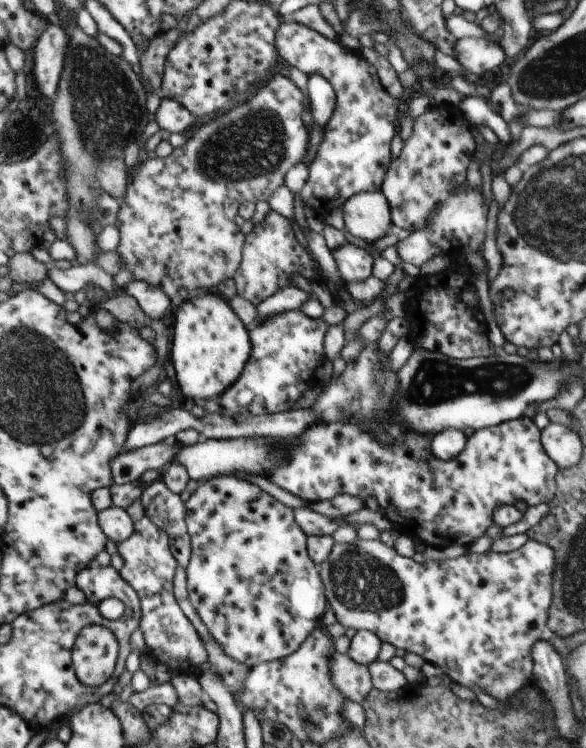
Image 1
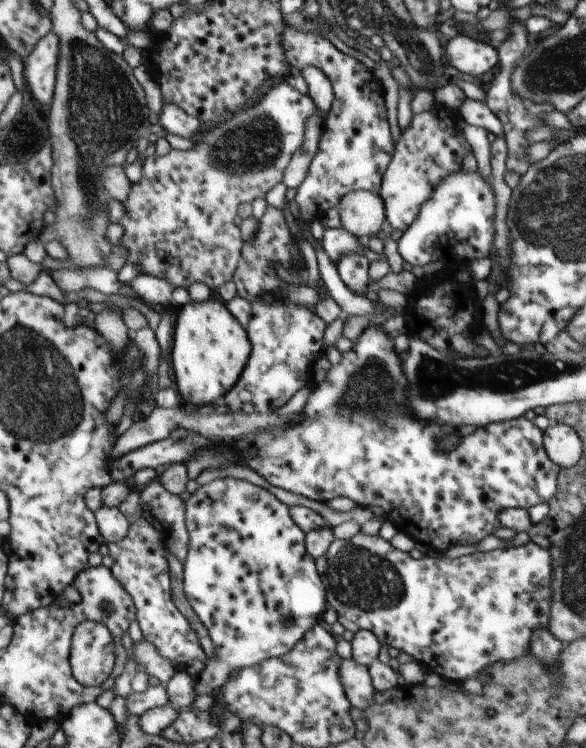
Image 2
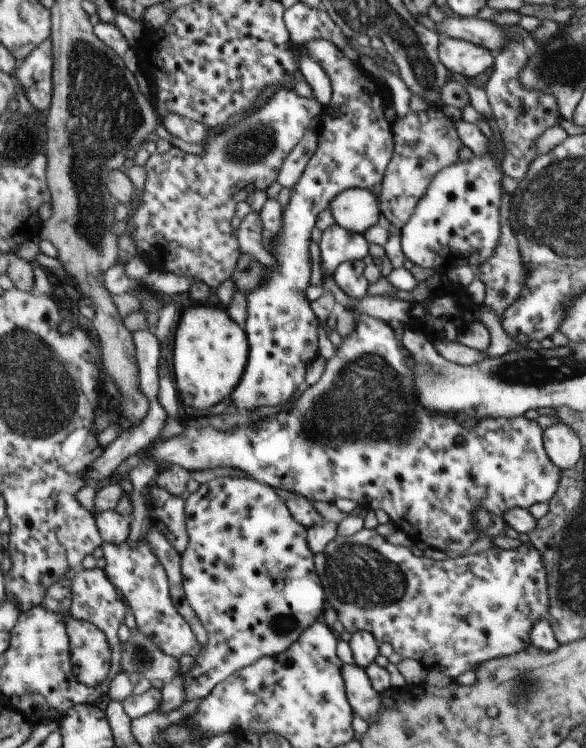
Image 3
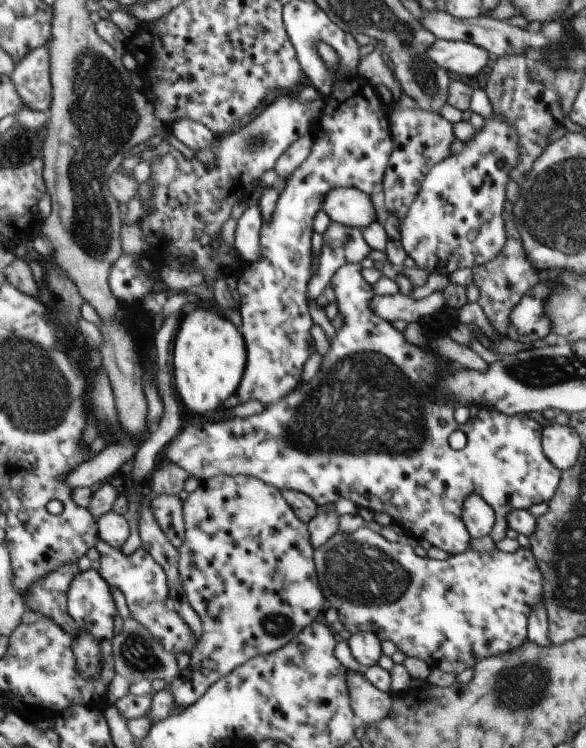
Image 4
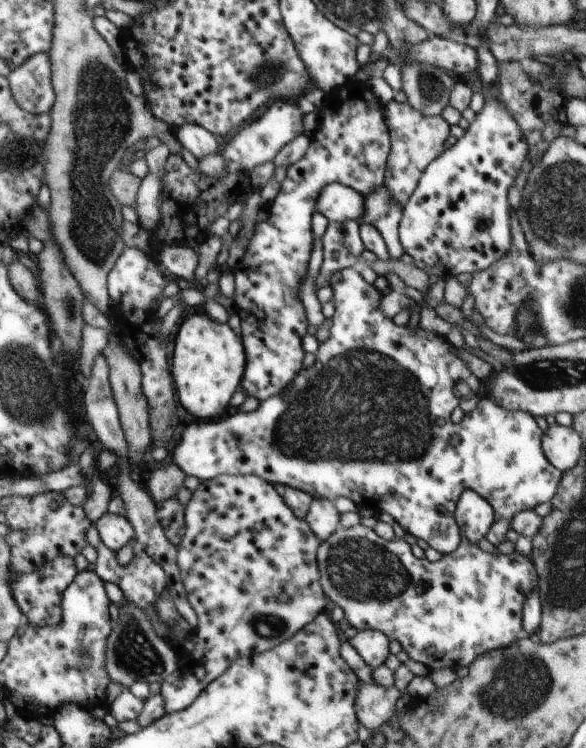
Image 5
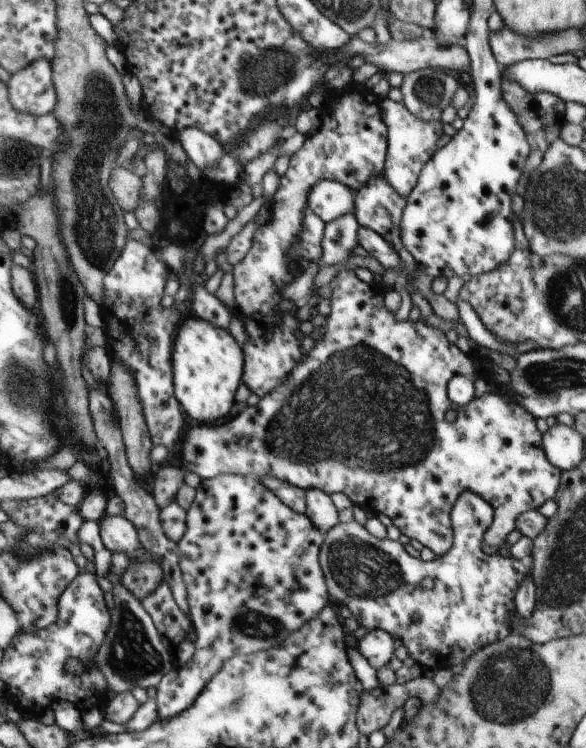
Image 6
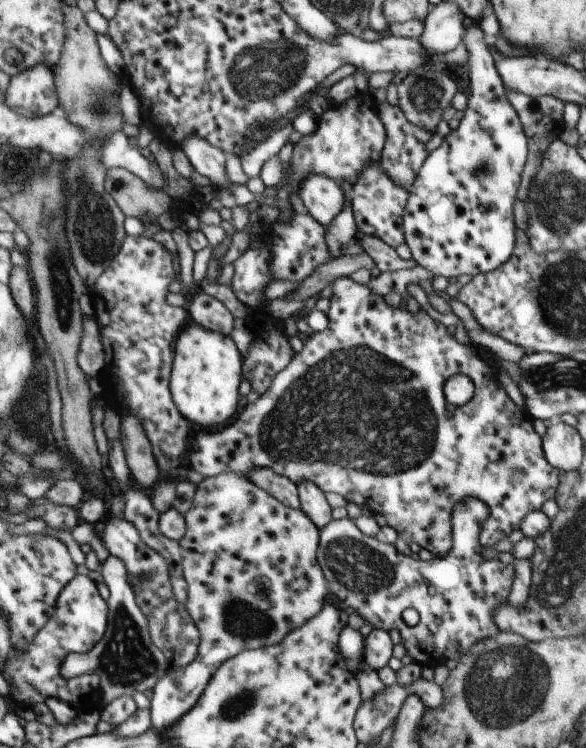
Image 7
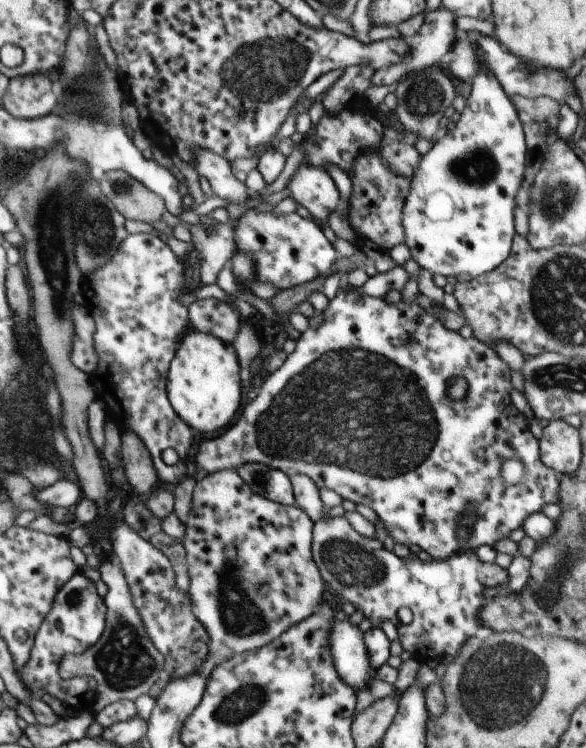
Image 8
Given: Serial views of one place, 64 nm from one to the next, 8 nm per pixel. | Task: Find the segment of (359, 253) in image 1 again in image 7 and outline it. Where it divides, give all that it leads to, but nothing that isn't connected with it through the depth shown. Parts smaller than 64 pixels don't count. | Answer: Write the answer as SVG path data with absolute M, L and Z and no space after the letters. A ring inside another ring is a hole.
M342 276L336 278L331 283L332 294L331 294L331 310L328 311L328 328L325 330L314 332L311 335L310 340L306 342L304 348L302 348L301 352L296 353L296 358L292 360L290 364L288 364L288 368L284 368L282 372L275 379L272 379L272 386L268 388L264 394L261 394L253 403L248 403L242 413L236 417L236 422L232 422L232 424L225 425L224 428L217 429L216 432L207 432L207 431L198 431L200 434L196 434L194 438L194 442L192 442L192 446L188 446L188 461L187 467L192 470L196 470L196 472L200 473L204 478L212 478L213 476L218 476L220 473L227 472L235 472L243 475L250 474L254 468L270 468L270 470L274 470L274 474L278 474L278 476L285 476L288 480L294 482L294 484L298 484L298 482L313 482L316 483L316 486L322 490L324 493L339 493L348 503L354 503L358 505L360 508L363 506L368 508L370 511L374 513L374 515L382 515L386 518L386 522L388 523L388 527L392 527L396 533L398 533L398 538L401 538L406 542L406 544L410 545L412 543L418 544L422 549L427 549L432 553L433 557L446 557L450 552L452 552L452 548L454 548L454 524L453 524L453 516L454 516L454 506L459 506L462 504L464 500L468 500L470 498L480 500L489 511L488 519L481 524L481 530L479 535L479 544L482 547L493 547L498 540L502 540L502 538L509 538L508 534L512 532L512 528L514 530L518 529L518 524L522 524L522 521L528 514L533 511L541 511L543 504L546 501L553 500L558 495L558 487L560 485L559 476L561 472L557 468L553 468L550 464L548 464L544 454L542 454L542 446L540 446L540 436L534 432L534 428L532 428L532 424L528 422L528 416L522 416L522 410L518 408L518 406L514 406L512 404L512 400L508 398L508 394L506 394L506 390L504 390L503 386L499 383L498 374L502 370L502 367L496 362L496 357L484 347L475 345L470 342L468 344L462 344L458 342L458 335L456 331L453 331L449 328L449 326L444 326L441 323L435 322L428 316L426 311L420 310L416 312L416 314L411 314L410 311L402 310L399 307L388 306L385 301L385 297L382 297L378 294L374 294L367 285L358 284L358 282L354 282L352 278L349 276ZM456 374L464 374L468 376L470 380L472 380L472 385L474 386L474 395L472 399L464 405L452 407L446 401L446 396L444 396L444 386L446 380L455 376ZM386 408L388 408L388 412L392 410L394 414L398 414L398 418L400 418L400 430L396 430L396 432L390 432L390 416L386 416Z

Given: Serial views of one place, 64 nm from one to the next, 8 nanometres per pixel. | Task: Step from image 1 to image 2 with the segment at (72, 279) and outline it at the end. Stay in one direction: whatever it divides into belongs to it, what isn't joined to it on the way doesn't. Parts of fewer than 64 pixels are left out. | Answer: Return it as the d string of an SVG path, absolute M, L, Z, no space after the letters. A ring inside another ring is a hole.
M102 266L53 270L51 277L63 293L95 288L102 294L116 294L127 285L118 280L118 271Z

